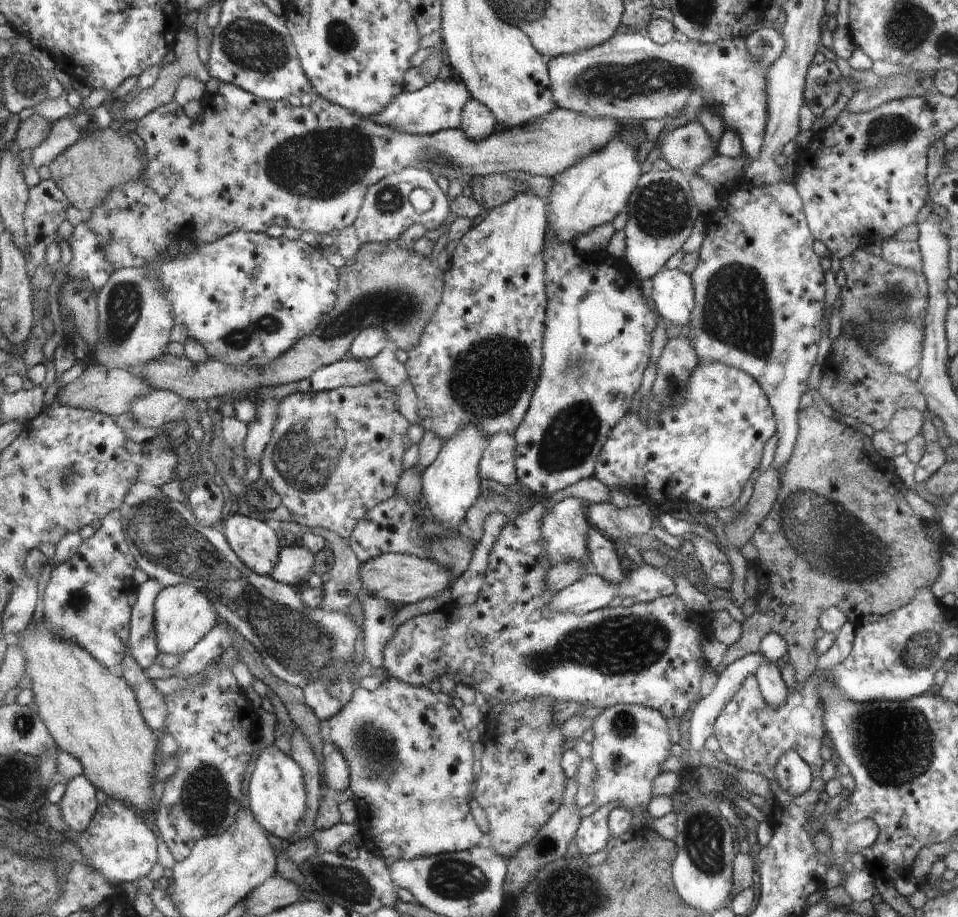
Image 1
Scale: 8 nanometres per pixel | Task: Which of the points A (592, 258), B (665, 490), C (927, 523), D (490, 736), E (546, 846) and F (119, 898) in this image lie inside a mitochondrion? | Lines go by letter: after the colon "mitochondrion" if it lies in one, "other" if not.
A: other
B: other
C: other
D: other
E: mitochondrion
F: other

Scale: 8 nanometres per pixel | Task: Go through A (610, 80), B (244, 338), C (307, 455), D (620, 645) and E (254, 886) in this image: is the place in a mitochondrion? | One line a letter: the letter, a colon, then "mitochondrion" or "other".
A: mitochondrion
B: mitochondrion
C: mitochondrion
D: mitochondrion
E: other

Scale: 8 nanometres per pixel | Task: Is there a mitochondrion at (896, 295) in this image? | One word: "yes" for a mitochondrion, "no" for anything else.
yes

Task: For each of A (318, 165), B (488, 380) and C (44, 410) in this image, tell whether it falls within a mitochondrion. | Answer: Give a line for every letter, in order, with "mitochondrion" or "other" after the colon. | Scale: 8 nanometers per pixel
A: mitochondrion
B: mitochondrion
C: other

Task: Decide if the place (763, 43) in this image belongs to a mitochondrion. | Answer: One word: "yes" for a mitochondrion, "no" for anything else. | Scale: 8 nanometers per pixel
yes

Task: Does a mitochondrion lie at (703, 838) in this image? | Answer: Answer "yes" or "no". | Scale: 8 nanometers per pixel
yes

